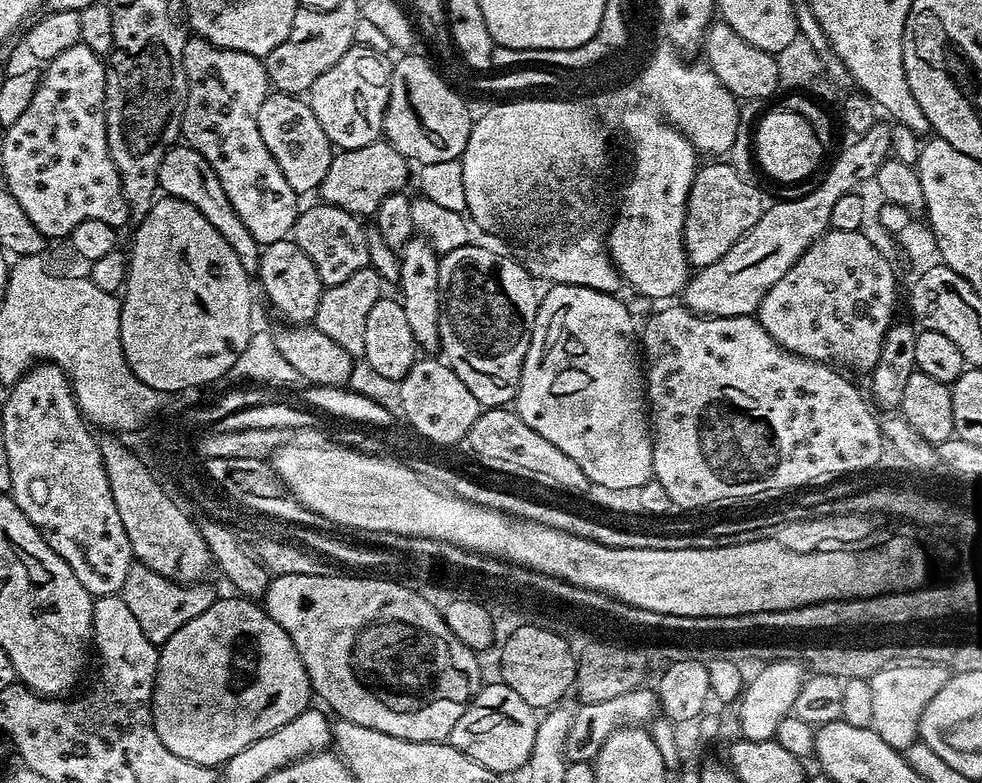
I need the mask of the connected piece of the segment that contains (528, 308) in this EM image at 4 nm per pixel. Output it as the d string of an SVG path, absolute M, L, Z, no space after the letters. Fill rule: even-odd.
M469 242L466 245L462 245L460 249L450 250L449 253L440 256L438 282L440 283L442 312L446 317L446 323L440 330L440 346L443 359L452 367L454 374L458 374L458 378L462 378L462 382L466 385L466 390L470 390L470 394L474 394L474 398L478 398L481 409L503 408L511 405L516 399L516 391L522 378L522 362L526 358L526 350L530 350L530 338L534 334L534 318L540 309L541 297L538 295L538 292L536 296L537 281L521 261L519 264L518 261L511 260L510 257L503 256L502 253L495 252L492 248L483 248L482 245L476 244L476 242Z

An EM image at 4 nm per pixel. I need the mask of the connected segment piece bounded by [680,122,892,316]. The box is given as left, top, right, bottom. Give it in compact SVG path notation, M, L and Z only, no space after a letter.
M877 122L865 127L852 141L839 154L820 186L800 198L769 205L758 222L722 258L697 269L680 295L683 307L699 316L753 315L770 286L774 286L813 241L829 229L830 213L838 198L855 191L863 180L871 181L878 166L889 159L892 130L887 123Z

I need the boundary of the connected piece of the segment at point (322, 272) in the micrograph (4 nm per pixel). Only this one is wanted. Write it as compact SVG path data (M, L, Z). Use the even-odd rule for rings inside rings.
M315 203L297 211L290 238L300 247L302 254L314 262L321 285L329 288L338 286L338 282L346 282L350 274L358 274L358 270L369 267L370 246L366 246L366 228L360 225L361 217L357 213L333 204Z

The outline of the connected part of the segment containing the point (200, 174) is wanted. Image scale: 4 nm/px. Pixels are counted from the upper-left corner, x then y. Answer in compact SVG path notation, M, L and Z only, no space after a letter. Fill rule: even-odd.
M187 142L173 144L162 158L162 166L158 166L158 182L159 191L165 197L182 200L194 206L194 210L198 210L202 218L206 218L206 222L210 222L210 226L214 226L214 230L218 230L218 234L226 238L230 250L238 254L238 262L242 262L242 270L250 274L259 273L262 246L256 241L254 234L246 230L246 222L238 218L234 206L230 206L230 198L226 198L226 190L222 190L222 182L218 182L218 174L214 174L210 162L206 162L206 158L198 154L198 150L191 148Z

